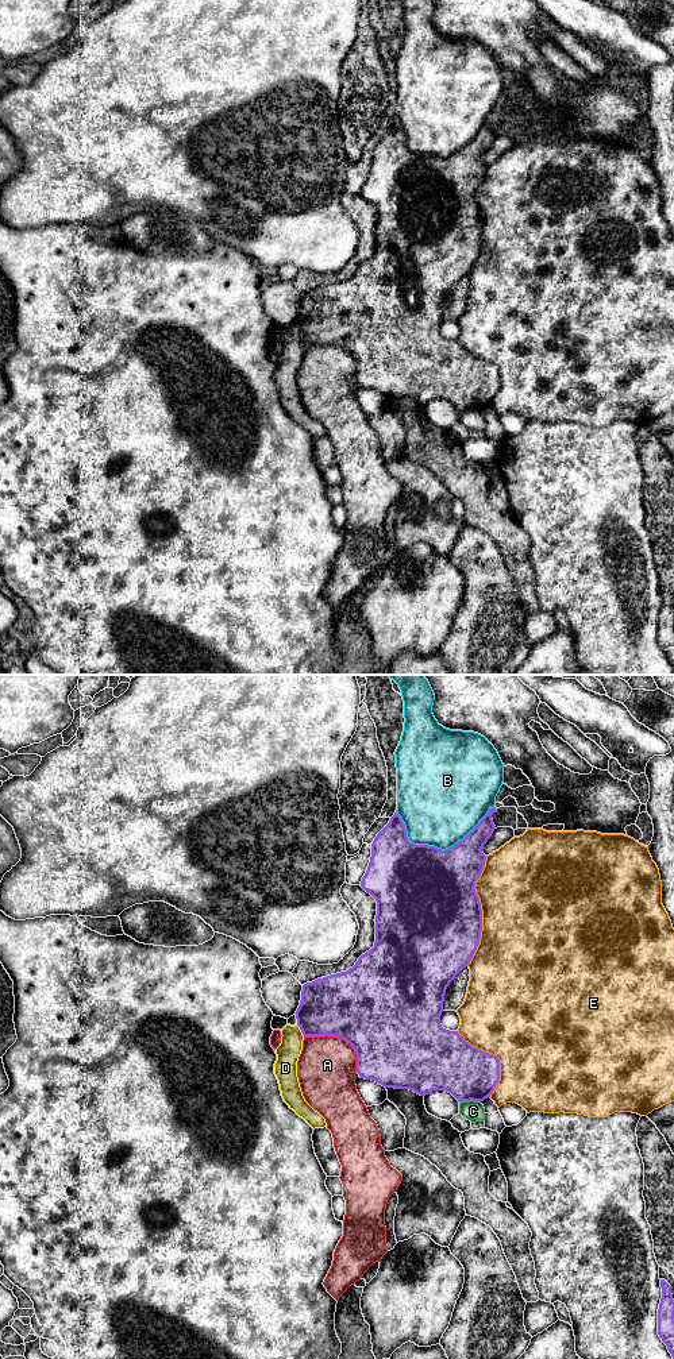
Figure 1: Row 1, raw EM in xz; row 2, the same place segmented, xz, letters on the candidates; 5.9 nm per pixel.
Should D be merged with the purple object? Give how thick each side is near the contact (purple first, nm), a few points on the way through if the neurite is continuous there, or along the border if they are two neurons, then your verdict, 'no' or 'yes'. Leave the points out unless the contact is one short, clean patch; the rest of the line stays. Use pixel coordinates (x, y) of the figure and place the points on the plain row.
360 nm thick on the purple side, 140 nm on the other; border along xz (296, 334), (304, 344); no

